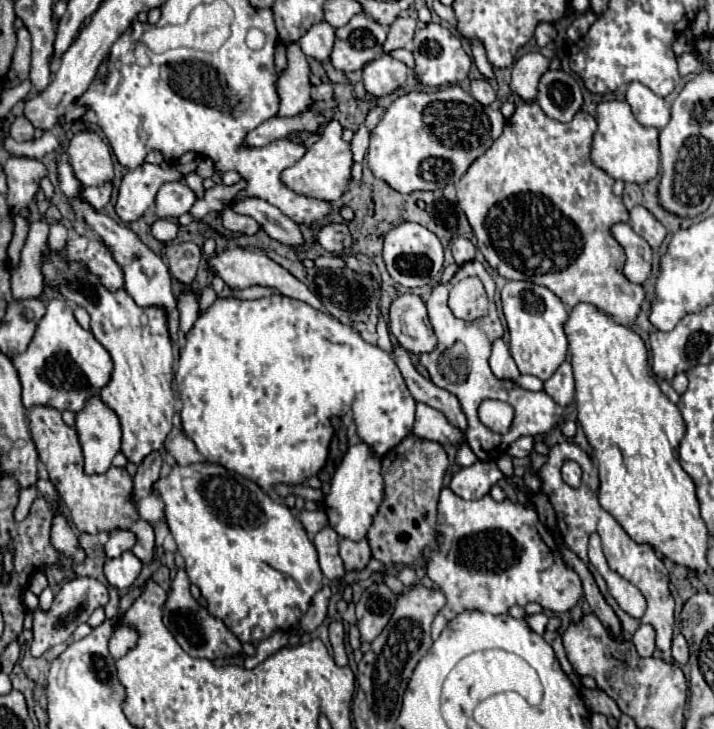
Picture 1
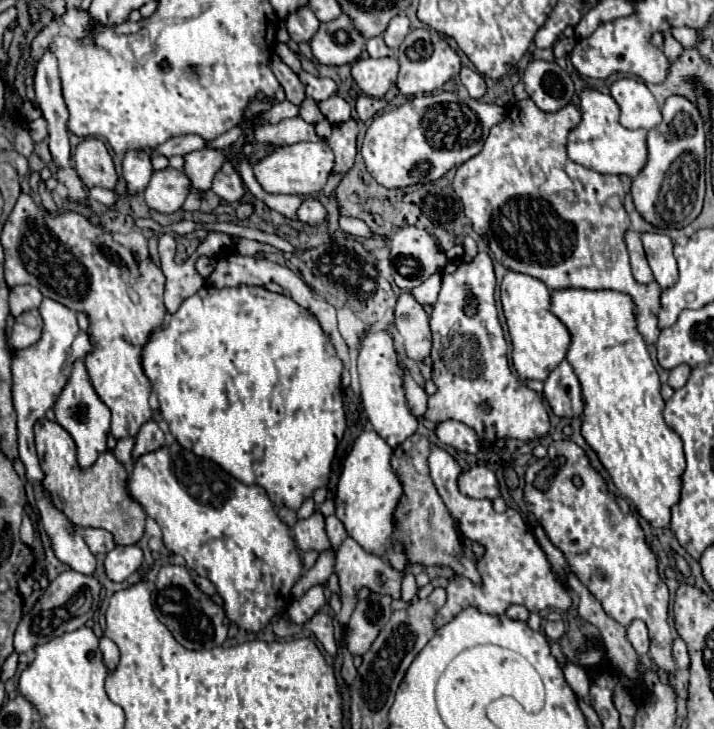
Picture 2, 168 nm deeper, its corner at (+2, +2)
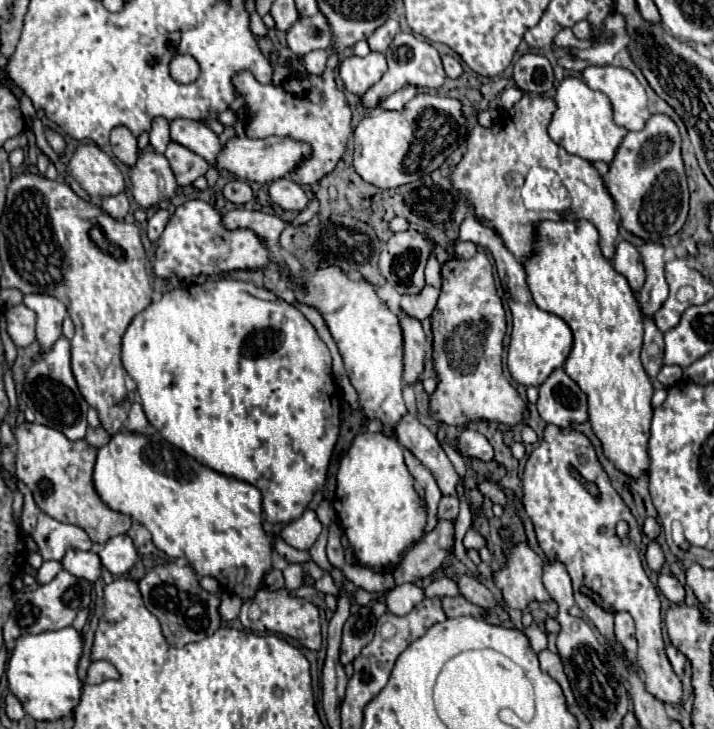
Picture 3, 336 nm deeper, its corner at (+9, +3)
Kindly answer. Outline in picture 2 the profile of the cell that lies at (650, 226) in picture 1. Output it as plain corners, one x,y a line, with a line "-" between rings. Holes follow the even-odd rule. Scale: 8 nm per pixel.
641,233
641,241
653,269
655,281
665,289
675,283
677,263
673,257
673,241
667,235
659,233

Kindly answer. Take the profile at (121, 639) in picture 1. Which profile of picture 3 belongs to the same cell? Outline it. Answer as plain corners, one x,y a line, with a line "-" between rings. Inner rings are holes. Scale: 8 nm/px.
92,662
90,668
88,668
88,684
100,684
104,680
118,680
118,672
116,668
112,668
112,664
108,662

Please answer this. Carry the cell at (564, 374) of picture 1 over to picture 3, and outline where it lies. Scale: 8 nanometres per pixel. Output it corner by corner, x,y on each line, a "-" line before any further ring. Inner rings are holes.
562,368
554,370
540,386
540,398
536,402
542,420
558,428
586,422
586,404
586,394

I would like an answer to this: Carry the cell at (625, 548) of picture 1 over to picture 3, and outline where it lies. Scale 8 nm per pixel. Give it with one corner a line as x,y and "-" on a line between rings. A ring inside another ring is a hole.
548,424
544,428
544,440
526,460
526,466
522,472
522,488
524,488
524,508
534,524
534,530
536,530
536,536
538,536
538,542
540,542
540,548
544,550
544,554
550,560
558,560
564,564
576,592
590,596
604,610
610,610
610,606
612,606
612,612
628,610
632,614
632,618
636,622
636,640
638,640
636,662
644,672
646,690
664,704
672,704
672,706
680,704
682,682
674,674
674,670
666,658
666,652
664,652
664,640
662,640
662,630
660,630
662,618
660,618
658,590
648,580
648,576
642,568
642,560
640,560
640,536
642,536
640,528
636,524
636,518
630,514
630,508
624,504
624,500
612,488
606,470
602,468
602,464
596,458
592,442
578,430
564,432
564,430
-
548,432
558,432
558,434
548,436
-
546,440
550,440
548,446
546,446
-
570,468
574,468
580,474
580,478
576,478
-
588,486
594,486
598,494
592,494
-
620,520
628,522
628,526
630,526
630,544
628,546
624,546
620,542
620,538
616,536
616,524

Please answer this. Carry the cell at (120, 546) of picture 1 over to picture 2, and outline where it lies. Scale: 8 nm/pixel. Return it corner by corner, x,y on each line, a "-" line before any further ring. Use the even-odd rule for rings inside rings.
85,529
85,541
95,555
105,555
115,547
115,539
105,529

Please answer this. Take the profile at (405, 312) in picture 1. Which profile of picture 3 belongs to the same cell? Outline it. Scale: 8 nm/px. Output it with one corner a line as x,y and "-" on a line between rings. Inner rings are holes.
400,312
398,318
404,332
404,382
414,386
424,370
426,334
418,320
406,316
404,312

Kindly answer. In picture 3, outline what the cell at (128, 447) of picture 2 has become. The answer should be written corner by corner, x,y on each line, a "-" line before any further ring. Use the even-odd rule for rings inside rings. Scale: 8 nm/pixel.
100,425
97,428
88,427
85,440
93,447
100,448
110,441
111,436

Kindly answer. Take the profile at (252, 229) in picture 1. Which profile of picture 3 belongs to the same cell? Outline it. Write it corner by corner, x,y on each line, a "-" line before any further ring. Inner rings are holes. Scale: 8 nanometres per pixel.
230,180
224,186
224,196
232,204
246,204
246,202
252,200
252,190
244,180

